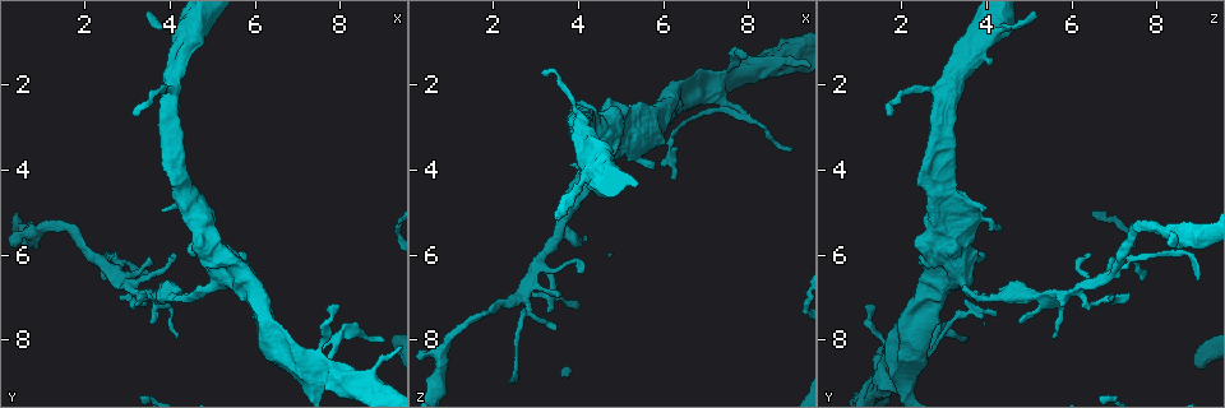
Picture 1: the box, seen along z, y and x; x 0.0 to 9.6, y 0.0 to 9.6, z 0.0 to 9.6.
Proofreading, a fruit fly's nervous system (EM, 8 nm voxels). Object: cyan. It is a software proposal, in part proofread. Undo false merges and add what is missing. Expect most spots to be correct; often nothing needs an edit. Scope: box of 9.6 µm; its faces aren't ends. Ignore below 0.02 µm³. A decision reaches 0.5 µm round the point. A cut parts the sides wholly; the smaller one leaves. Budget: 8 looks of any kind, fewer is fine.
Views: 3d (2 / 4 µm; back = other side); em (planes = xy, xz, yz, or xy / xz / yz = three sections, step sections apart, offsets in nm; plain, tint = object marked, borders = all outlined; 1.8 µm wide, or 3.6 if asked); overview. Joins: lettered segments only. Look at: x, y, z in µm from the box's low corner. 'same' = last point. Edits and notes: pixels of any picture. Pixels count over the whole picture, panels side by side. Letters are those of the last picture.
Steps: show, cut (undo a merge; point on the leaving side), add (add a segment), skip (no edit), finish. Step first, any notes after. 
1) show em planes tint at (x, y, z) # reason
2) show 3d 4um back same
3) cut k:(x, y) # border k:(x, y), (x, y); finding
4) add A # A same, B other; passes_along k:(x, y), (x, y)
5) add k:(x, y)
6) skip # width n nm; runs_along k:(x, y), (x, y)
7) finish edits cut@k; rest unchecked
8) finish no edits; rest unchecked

show em planes plain at (9.05, 8.00, 3.45) # thin end

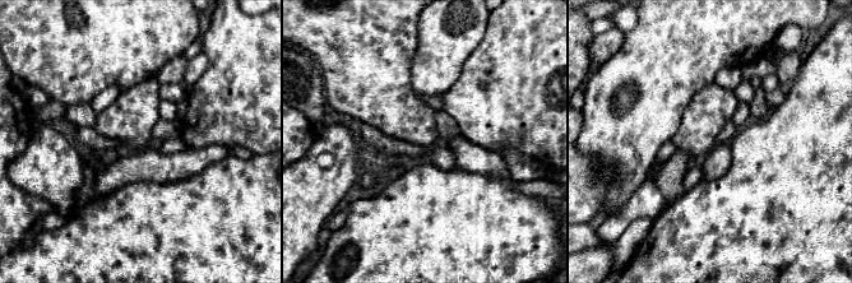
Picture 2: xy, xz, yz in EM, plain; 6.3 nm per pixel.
show em planes borders same # what lies round it

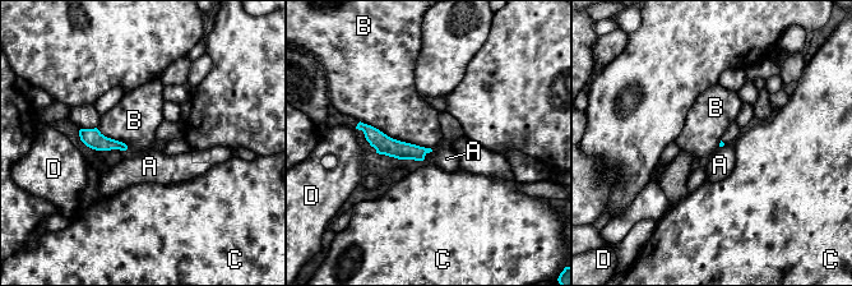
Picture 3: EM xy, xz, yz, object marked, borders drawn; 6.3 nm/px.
skip # longest_contact B 500 nm; A other, B other, C other, D other; no lettered segment goes on from it

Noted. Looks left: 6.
show 3d 2um at (3.85, 4.95, 3.90) # free end

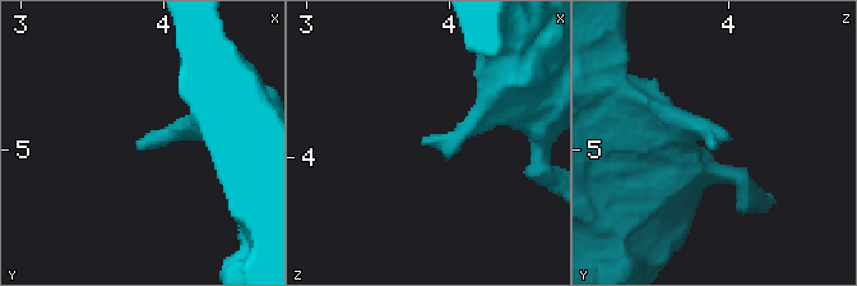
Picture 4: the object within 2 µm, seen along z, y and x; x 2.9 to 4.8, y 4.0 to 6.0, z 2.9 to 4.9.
show em planes borders at (3.80, 4.98, 3.86) # need the tissue

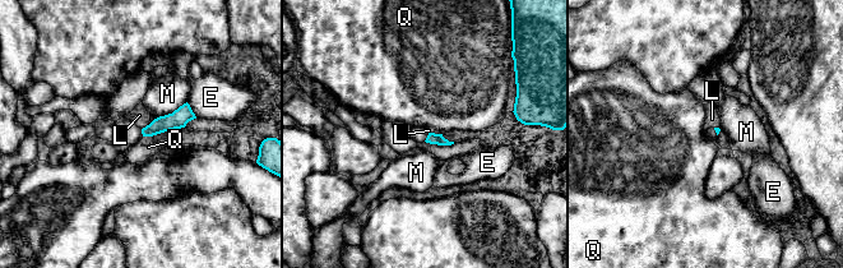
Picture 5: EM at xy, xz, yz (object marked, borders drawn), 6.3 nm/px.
skip # E other, L other, M other, Q other; border 5:(160, 116), (154, 118), (142, 129); no lettered segment goes on from it

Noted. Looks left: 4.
show 3d 2um at (3.20, 2.70, 1.80) # thin end

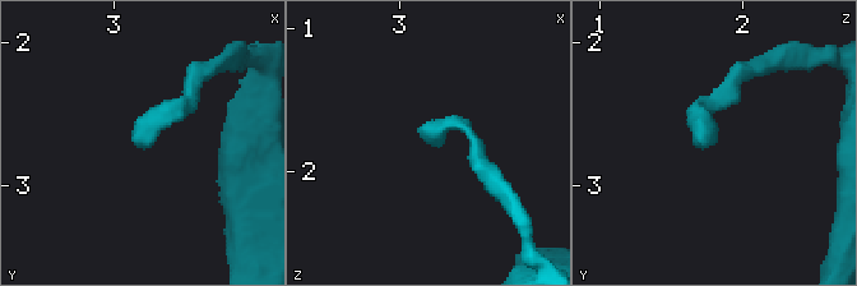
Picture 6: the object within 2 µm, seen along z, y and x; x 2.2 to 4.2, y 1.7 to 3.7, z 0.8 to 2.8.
show em yz step 16 borders at (3.24, 2.70, 1.78) # shape alone is not enough

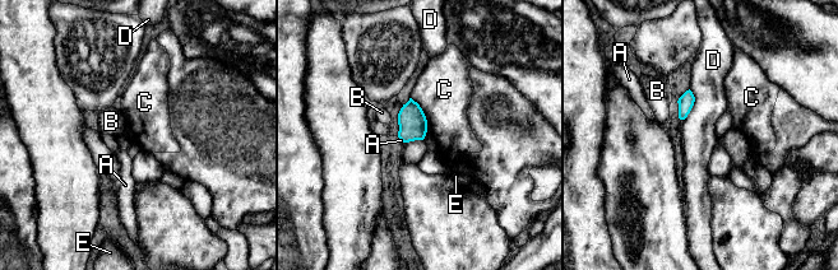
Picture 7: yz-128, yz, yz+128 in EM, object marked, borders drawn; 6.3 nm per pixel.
skip # A other, B other, C other, D other, E other; border 7:(690, 89), (694, 105), (681, 120); no lettered segment goes on from it

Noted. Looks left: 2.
show 3d 4um at (2.50, 6.60, 9.05) # free end

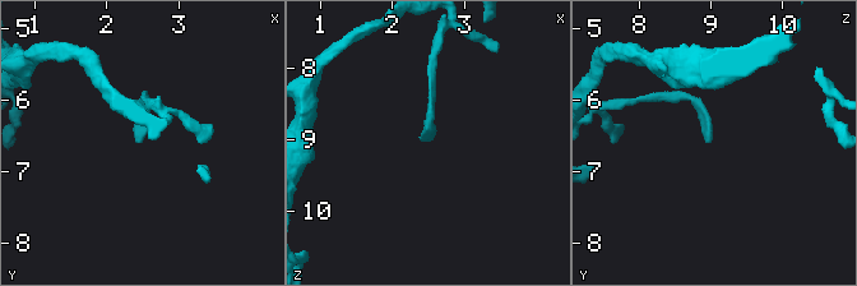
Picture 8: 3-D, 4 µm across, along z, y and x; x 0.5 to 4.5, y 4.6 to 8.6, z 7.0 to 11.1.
show em planes borders at (2.40, 6.60, 9.00)

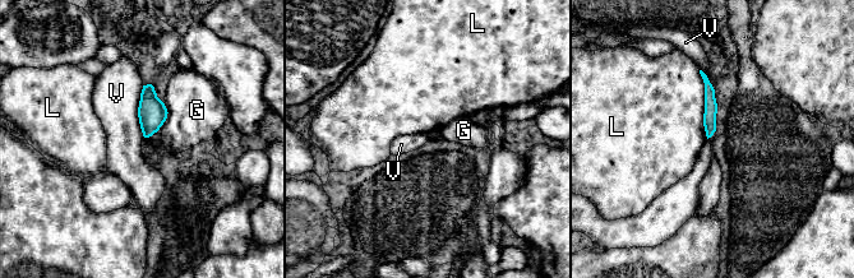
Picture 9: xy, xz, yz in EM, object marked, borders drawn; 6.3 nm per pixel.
skip # G other, L other, V other; border 9:(143, 86), (138, 107), (142, 135); no lettered segment goes on from it

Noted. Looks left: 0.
finish no edits; rest unchecked

